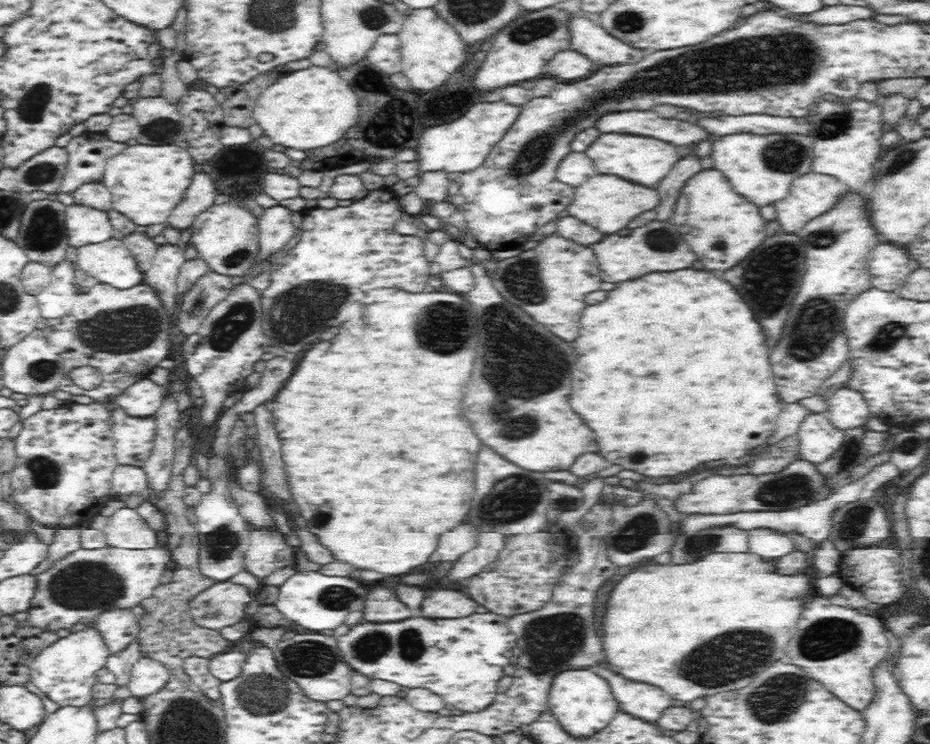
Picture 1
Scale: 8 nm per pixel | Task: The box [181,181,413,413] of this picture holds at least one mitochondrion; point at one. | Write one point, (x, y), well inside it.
(295, 313)

